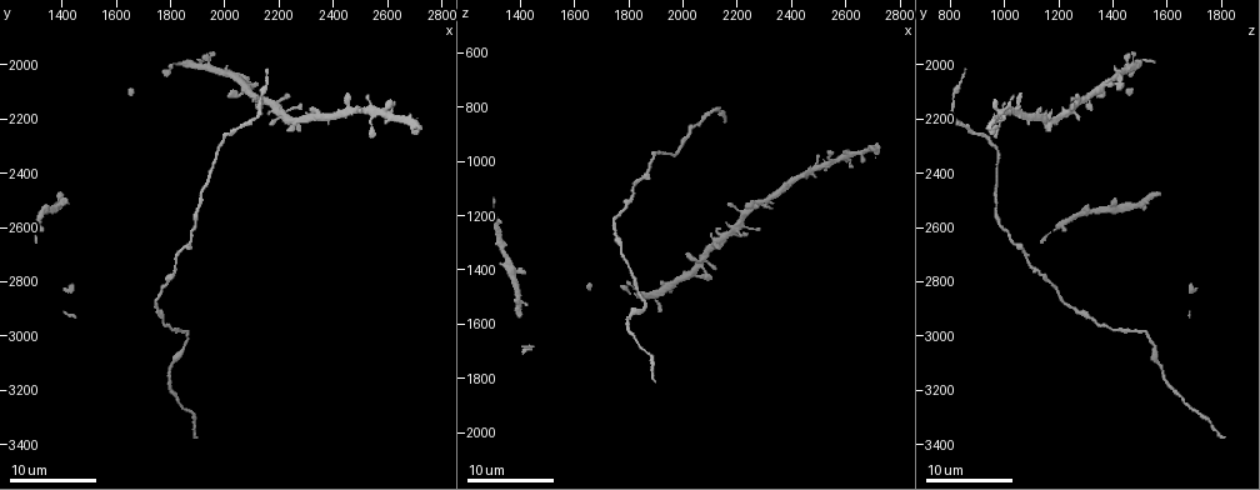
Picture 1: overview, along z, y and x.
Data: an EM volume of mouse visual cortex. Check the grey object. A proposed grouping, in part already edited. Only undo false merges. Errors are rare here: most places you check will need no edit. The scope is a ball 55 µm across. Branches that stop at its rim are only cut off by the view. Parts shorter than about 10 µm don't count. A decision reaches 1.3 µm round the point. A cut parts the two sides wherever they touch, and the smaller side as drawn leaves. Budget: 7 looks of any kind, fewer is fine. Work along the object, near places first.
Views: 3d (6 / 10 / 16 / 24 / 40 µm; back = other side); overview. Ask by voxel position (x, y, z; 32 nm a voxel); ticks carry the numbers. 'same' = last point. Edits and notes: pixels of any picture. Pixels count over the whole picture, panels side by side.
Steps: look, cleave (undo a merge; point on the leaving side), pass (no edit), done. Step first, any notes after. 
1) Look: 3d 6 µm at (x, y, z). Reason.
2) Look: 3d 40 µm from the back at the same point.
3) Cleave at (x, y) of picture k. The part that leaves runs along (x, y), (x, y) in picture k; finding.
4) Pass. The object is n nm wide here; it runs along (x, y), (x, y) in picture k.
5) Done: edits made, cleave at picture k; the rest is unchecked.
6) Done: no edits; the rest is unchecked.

Look: 3d 10 µm at (1830, 3080, 1560).

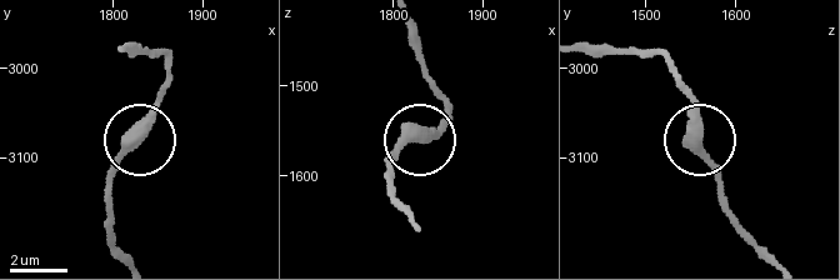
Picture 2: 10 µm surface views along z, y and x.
Pass. It runs along (121, 45), (159, 54), (166, 80), (109, 193) in picture 2; all the same neuron.

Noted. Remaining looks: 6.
Look: 3d 16 µm at (1800, 2970, 1410). Calibre changes.

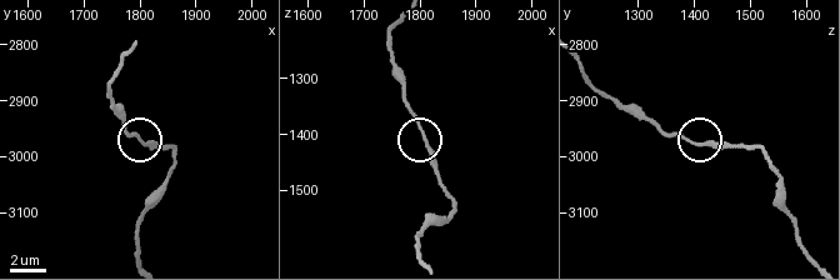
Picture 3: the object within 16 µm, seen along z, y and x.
Look: 3d 6 µm at (1810, 2980, 1405).

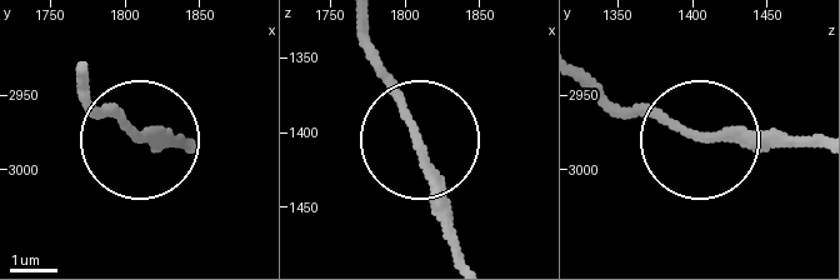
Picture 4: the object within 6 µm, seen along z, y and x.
Pass. It runs along (363, 24), (454, 248) in picture 4; continuous, no second neuron.

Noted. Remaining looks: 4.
Look: 3d 16 µm at (1840, 2700, 1080). Thick turns thin.

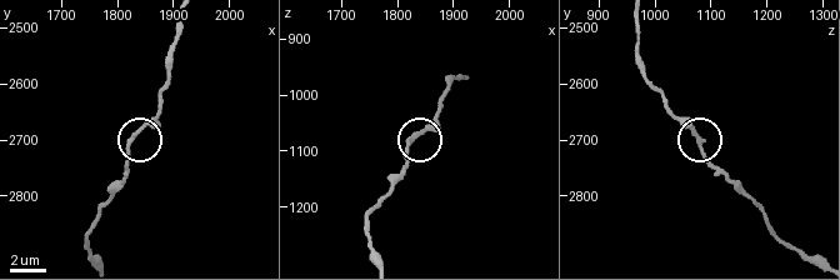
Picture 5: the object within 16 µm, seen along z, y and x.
Pass. One neuron here.

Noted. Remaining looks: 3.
Look: 3d 10 µm at (2230, 2180, 1210). Four-way junction.

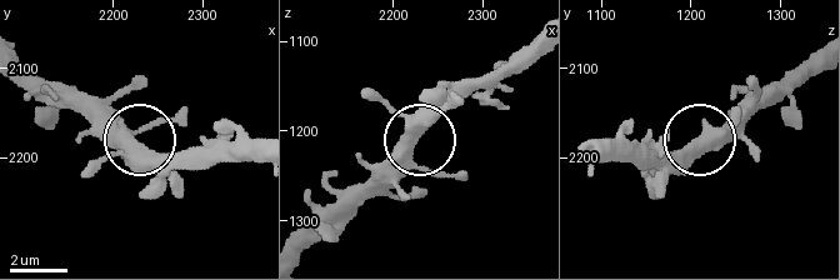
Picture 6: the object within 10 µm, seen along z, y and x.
Pass. The side arm is 19 µm long; it runs along (83, 178), (138, 144), (166, 155), (200, 155) in picture 6; one neuron here.

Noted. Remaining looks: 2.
Done: no edits; the rest is unchecked.

